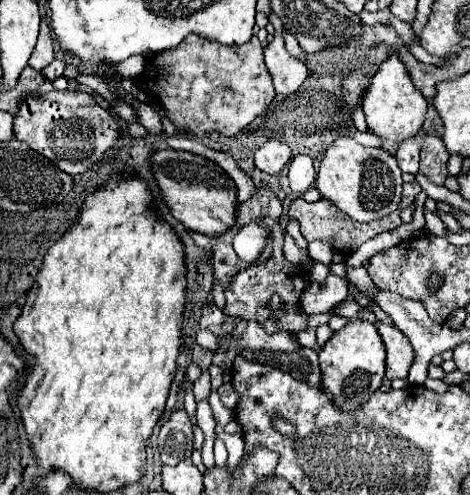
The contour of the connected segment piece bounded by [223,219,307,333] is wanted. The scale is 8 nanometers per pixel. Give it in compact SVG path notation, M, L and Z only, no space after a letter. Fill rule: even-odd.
M272 219L271 221L275 221L275 227L271 227L271 233L269 233L269 235L267 235L267 233L263 233L263 239L267 239L268 241L269 238L272 238L273 253L271 253L271 257L269 257L269 259L267 259L267 261L265 261L263 265L249 265L247 269L243 269L243 271L239 271L239 275L235 275L235 277L233 277L233 281L231 281L231 285L229 285L229 287L227 287L227 291L225 291L225 297L227 297L227 305L225 305L225 309L223 309L223 311L225 311L227 315L237 315L237 317L241 317L241 319L247 319L247 321L259 321L259 323L261 323L261 321L265 321L267 317L271 317L271 315L275 315L275 317L279 319L279 327L281 327L283 331L291 331L291 333L295 331L295 333L297 333L297 331L303 331L303 329L305 329L305 325L307 325L307 315L305 315L305 313L303 313L303 311L299 309L299 297L301 297L301 293L303 293L303 289L305 289L305 279L303 279L303 269L301 269L301 267L297 267L297 265L291 265L289 261L285 261L285 257L283 257L283 250L282 250L284 244L284 238L285 238L285 229L283 229L283 227L279 225L278 221ZM275 293L277 293L277 295L281 295L281 299L283 299L283 303L287 305L287 309L285 309L283 313L271 313L271 311L269 311L269 309L265 307L265 305L267 305L267 301L269 301L269 297L271 297L271 295L275 295Z

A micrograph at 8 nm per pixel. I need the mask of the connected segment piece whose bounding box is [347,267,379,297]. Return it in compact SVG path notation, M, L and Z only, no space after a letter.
M347 267L347 279L353 281L357 285L357 289L361 293L365 293L367 297L373 297L379 289L375 287L375 283L371 281L371 277L367 275L367 269L365 267Z

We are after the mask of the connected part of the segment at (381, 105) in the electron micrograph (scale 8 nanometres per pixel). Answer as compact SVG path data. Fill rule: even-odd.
M393 53L385 63L379 65L377 73L373 75L371 87L363 97L363 111L365 111L369 129L377 133L381 139L393 141L393 143L409 139L421 129L427 113L427 105L429 105L427 99L421 95L421 91L415 89L407 67L397 53Z

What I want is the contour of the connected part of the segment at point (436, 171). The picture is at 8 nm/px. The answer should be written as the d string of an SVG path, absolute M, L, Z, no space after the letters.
M429 135L421 147L421 173L435 185L445 185L449 177L447 171L449 151L443 147L443 141L435 135Z

